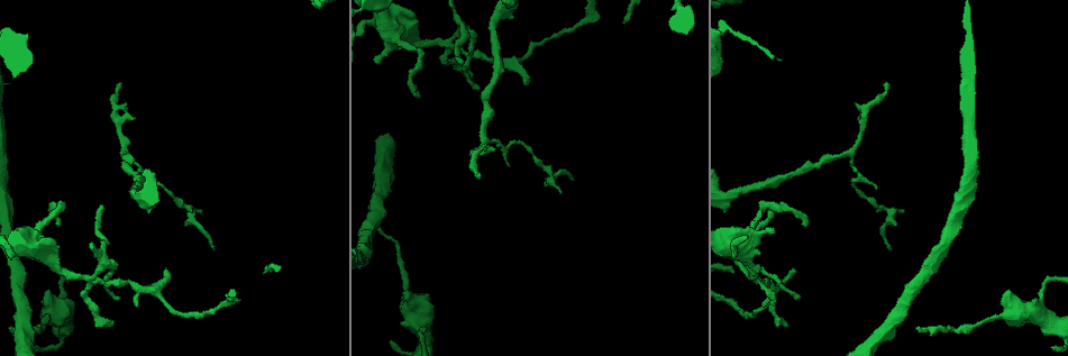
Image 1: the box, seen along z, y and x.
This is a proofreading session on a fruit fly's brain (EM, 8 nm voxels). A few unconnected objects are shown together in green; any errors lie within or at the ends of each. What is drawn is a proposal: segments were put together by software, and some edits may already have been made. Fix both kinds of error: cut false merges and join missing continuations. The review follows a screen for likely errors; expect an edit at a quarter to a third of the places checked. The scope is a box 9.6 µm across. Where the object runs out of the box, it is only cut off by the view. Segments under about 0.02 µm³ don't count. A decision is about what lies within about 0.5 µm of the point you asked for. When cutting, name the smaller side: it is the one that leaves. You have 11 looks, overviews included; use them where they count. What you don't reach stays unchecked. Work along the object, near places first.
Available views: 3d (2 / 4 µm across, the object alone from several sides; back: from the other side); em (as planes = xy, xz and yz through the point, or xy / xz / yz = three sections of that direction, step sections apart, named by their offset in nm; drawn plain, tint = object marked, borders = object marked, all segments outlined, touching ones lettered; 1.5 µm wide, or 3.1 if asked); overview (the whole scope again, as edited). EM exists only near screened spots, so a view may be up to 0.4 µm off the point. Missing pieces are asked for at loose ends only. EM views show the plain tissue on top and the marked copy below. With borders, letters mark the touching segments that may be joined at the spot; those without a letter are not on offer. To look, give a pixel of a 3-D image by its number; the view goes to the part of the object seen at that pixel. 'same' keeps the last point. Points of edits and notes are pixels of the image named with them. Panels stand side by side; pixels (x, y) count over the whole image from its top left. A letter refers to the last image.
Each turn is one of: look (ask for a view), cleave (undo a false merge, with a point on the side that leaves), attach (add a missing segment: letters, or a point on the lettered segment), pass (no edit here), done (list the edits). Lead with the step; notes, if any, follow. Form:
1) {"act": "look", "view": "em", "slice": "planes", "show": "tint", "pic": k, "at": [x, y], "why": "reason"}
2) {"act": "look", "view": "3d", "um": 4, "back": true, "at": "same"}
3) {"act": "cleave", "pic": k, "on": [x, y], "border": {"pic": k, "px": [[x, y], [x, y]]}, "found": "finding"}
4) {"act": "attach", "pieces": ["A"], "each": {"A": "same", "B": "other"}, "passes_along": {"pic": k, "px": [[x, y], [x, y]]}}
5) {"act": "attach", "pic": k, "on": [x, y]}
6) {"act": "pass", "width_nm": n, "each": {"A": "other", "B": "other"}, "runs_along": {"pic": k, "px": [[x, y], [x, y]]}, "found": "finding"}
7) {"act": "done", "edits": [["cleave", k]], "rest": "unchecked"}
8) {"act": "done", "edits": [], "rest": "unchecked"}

{"act": "look", "view": "em", "slice": "yz", "step": 4, "show": "tint", "pic": 1, "at": [120, 82], "why": "branch stops here"}

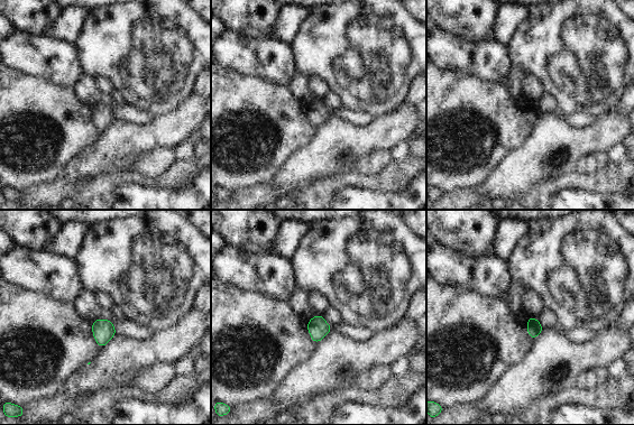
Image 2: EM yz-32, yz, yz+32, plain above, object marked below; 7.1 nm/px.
{"act": "look", "view": "em", "slice": "planes", "show": "borders", "at": "same"}

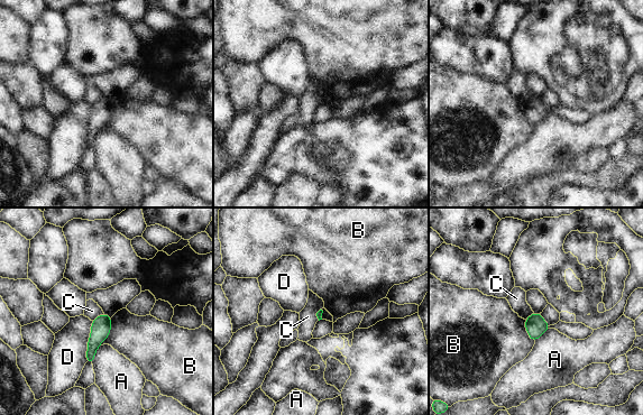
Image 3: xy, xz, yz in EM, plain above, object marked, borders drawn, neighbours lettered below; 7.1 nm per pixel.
{"act": "pass", "each": {"A": "other", "B": "other", "C": "other", "D": "other"}, "border": {"pic": 3, "px": [[103, 313], [92, 321]]}, "found": "none of them fits"}

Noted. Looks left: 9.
{"act": "look", "view": "3d", "um": 2, "pic": 1, "at": [461, 61], "why": "free end"}

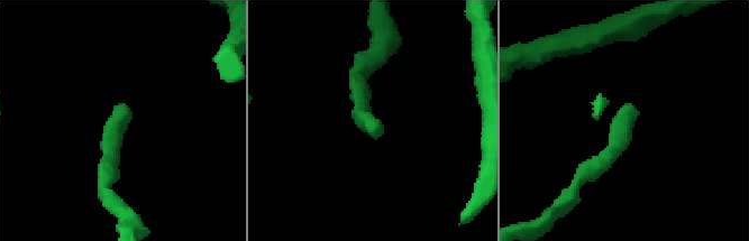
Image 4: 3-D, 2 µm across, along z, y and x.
{"act": "look", "view": "em", "slice": "planes", "show": "borders", "pic": 4, "at": [627, 105]}

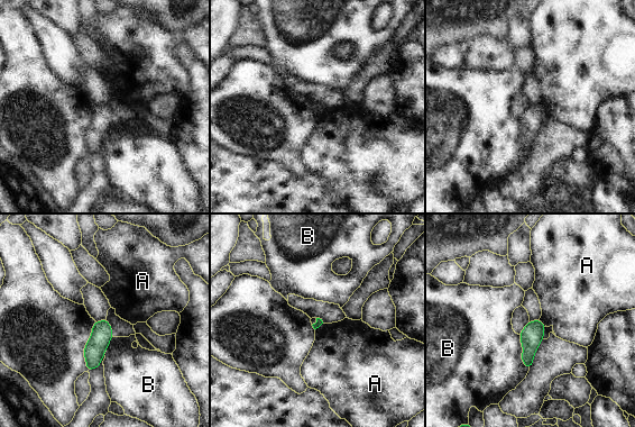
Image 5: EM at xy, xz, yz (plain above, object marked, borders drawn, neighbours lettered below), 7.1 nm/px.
{"act": "pass", "each": {"A": "other", "B": "other"}, "border": {"pic": 5, "px": [[539, 319], [544, 326]]}, "found": "none of them fits"}

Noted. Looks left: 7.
{"act": "look", "view": "em", "slice": "xy", "step": 8, "show": "tint", "pic": 1, "at": [851, 153]}

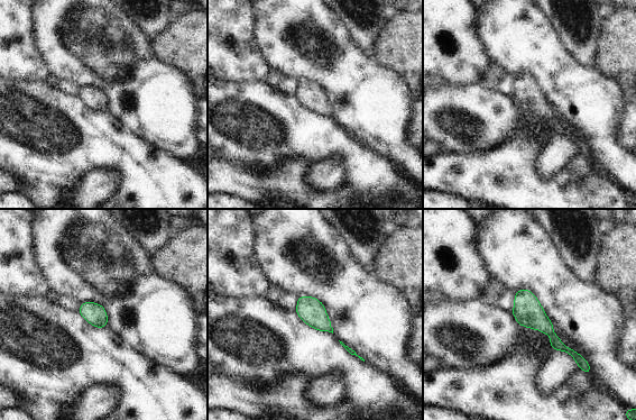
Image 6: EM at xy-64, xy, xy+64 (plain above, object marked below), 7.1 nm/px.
{"act": "look", "view": "em", "slice": "planes", "show": "borders", "at": "same", "why": "another direction"}

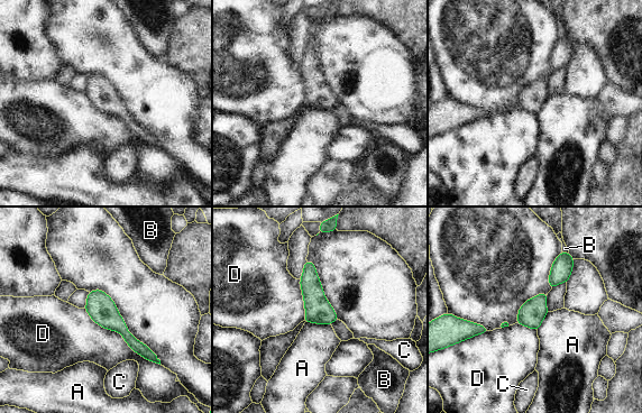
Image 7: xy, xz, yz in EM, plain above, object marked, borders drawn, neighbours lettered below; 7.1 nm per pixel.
{"act": "pass", "each": {"A": "other", "B": "other", "C": "other", "D": "other"}, "runs_along": {"pic": 7, "px": [[91, 294], [122, 331], [152, 356]]}, "found": "continuous, no second cell"}

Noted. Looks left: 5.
{"act": "look", "view": "em", "slice": "planes", "show": "borders", "pic": 1, "at": [447, 43], "why": "four-way junction"}

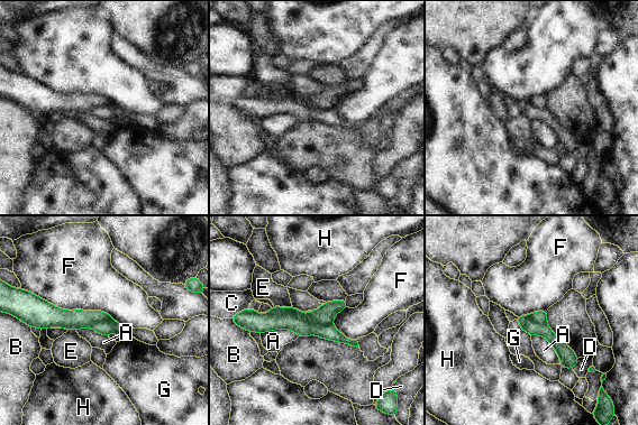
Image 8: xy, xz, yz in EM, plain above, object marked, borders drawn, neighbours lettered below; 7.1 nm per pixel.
{"act": "cleave", "pic": 8, "on": [103, 328], "each": {"A": "other", "B": "other", "C": "other", "D": "other", "E": "other", "F": "other", "G": "other", "H": "other"}, "part_leaving": {"pic": 8, "px": [[520, 319], [543, 330], [570, 366]]}, "found": "two cells meet here"}

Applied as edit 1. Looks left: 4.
{"act": "done", "edits": [["cleave", 8]], "rest": "unchecked"}

